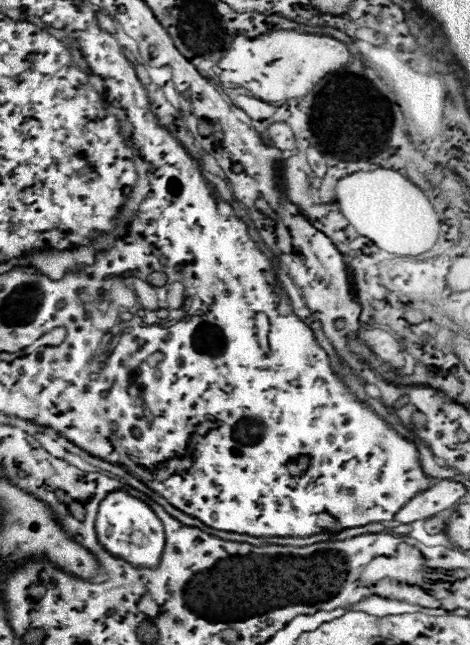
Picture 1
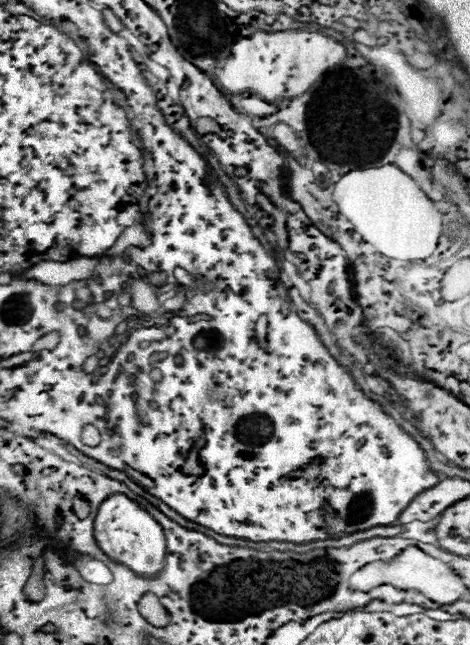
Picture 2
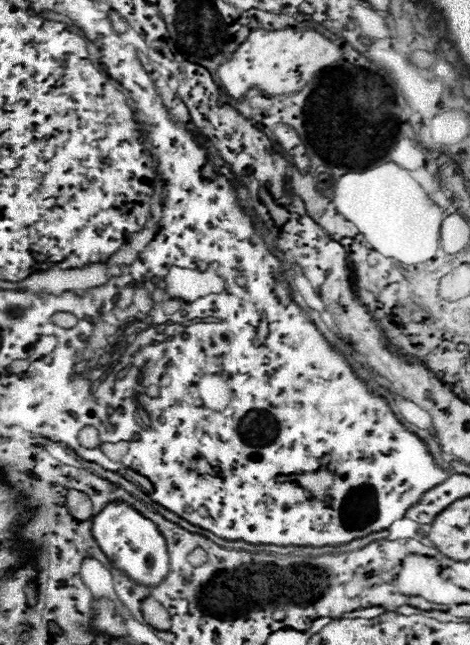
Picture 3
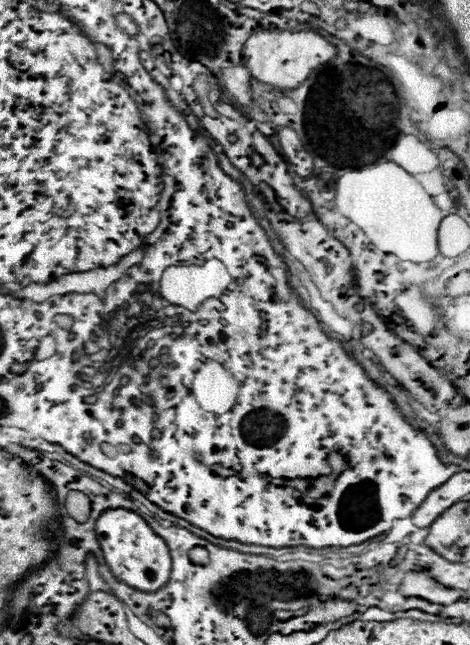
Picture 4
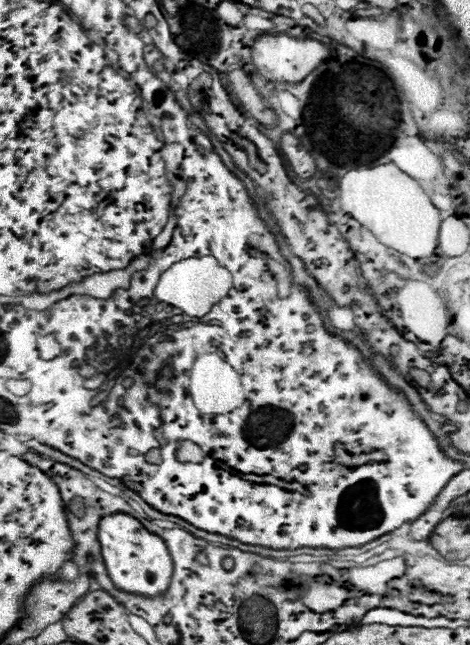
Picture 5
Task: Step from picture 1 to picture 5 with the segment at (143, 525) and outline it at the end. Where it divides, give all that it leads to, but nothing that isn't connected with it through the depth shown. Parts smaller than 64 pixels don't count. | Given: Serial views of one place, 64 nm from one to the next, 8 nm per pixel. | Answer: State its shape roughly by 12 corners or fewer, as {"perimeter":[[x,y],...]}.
{"perimeter":[[124,512],[104,516],[98,542],[118,588],[166,592],[164,540]]}

